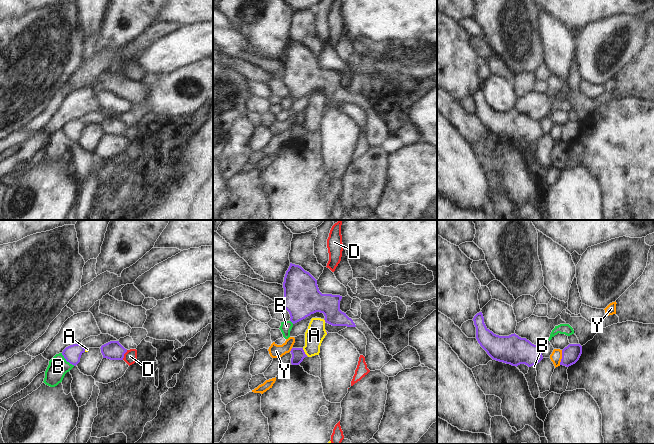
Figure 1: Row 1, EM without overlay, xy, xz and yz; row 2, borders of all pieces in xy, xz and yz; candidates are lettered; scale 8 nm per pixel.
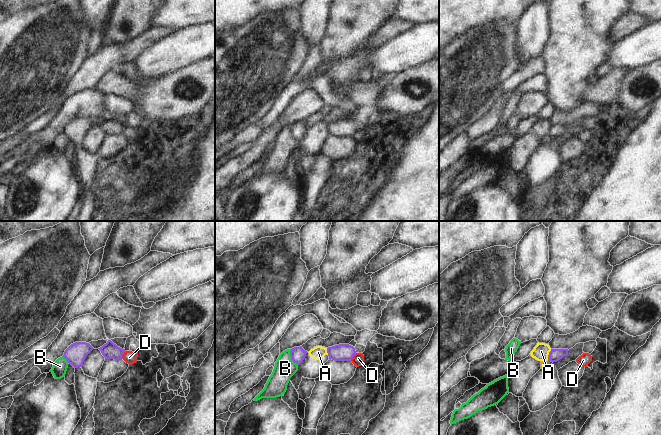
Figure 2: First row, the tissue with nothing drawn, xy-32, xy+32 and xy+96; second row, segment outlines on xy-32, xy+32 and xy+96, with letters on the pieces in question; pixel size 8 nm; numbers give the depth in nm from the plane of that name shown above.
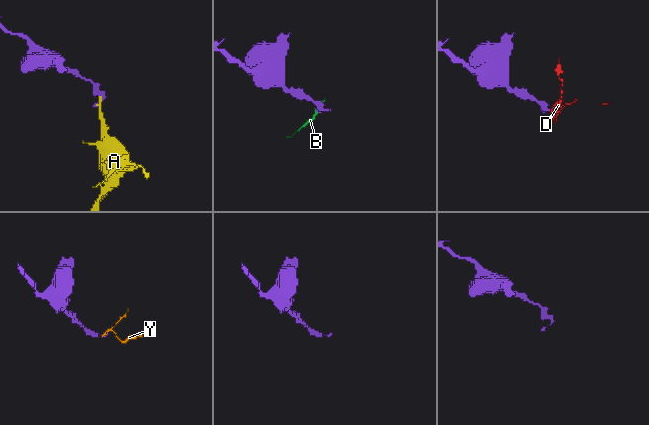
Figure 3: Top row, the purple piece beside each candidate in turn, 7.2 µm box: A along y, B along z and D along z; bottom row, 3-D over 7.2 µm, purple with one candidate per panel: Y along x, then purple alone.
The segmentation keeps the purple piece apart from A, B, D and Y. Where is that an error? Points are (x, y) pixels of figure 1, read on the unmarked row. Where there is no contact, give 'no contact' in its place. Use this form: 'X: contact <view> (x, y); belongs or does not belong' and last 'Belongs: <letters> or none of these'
A: contact xz (304, 128); does not belong
B: contact xy (67, 137); does not belong
D: contact xy (123, 131); does not belong
Y: contact yz (562, 133); does not belong
Belongs: none of these

